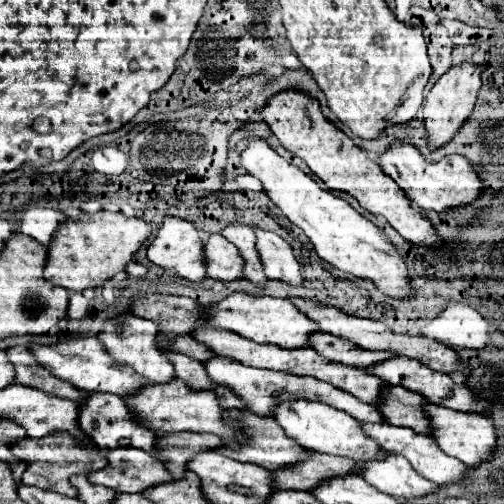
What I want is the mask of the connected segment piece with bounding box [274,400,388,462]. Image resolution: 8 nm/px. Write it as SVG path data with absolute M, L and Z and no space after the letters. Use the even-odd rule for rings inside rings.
M308 400L284 402L276 408L274 418L290 438L294 438L298 444L302 444L308 450L316 450L332 456L344 456L356 462L366 462L374 458L380 460L382 456L388 456L388 452L382 446L374 444L374 440L362 432L362 426L356 418L352 418L342 410L330 408L322 402L308 402Z

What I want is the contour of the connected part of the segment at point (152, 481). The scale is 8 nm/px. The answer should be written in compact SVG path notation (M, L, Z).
M138 448L108 450L108 462L104 470L88 474L92 484L102 484L116 492L140 494L146 488L174 480L158 458Z

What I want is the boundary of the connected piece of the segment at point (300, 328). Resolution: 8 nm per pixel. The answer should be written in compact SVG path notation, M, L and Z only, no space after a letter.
M236 292L226 300L222 300L220 304L210 306L206 324L216 328L226 328L258 344L274 344L280 348L310 348L310 336L320 330L318 324L314 324L314 320L310 320L302 310L298 310L298 306L290 304L288 300L270 298L270 296L254 298L242 292Z

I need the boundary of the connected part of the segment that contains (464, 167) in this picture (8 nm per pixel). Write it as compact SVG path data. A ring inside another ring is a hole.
M396 142L392 148L380 154L380 166L394 182L400 184L406 196L422 210L434 210L434 212L456 210L460 206L472 204L486 190L476 168L464 156L458 154L446 156L438 164L430 164L414 146Z

